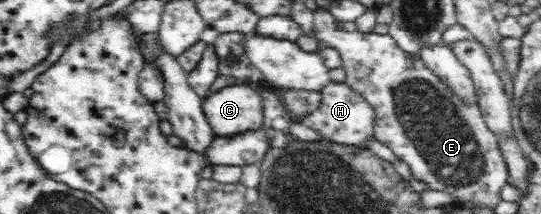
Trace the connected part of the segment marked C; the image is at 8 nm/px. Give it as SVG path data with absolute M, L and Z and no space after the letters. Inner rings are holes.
M226 86L204 98L203 109L215 136L234 136L263 129L263 94L252 87Z

